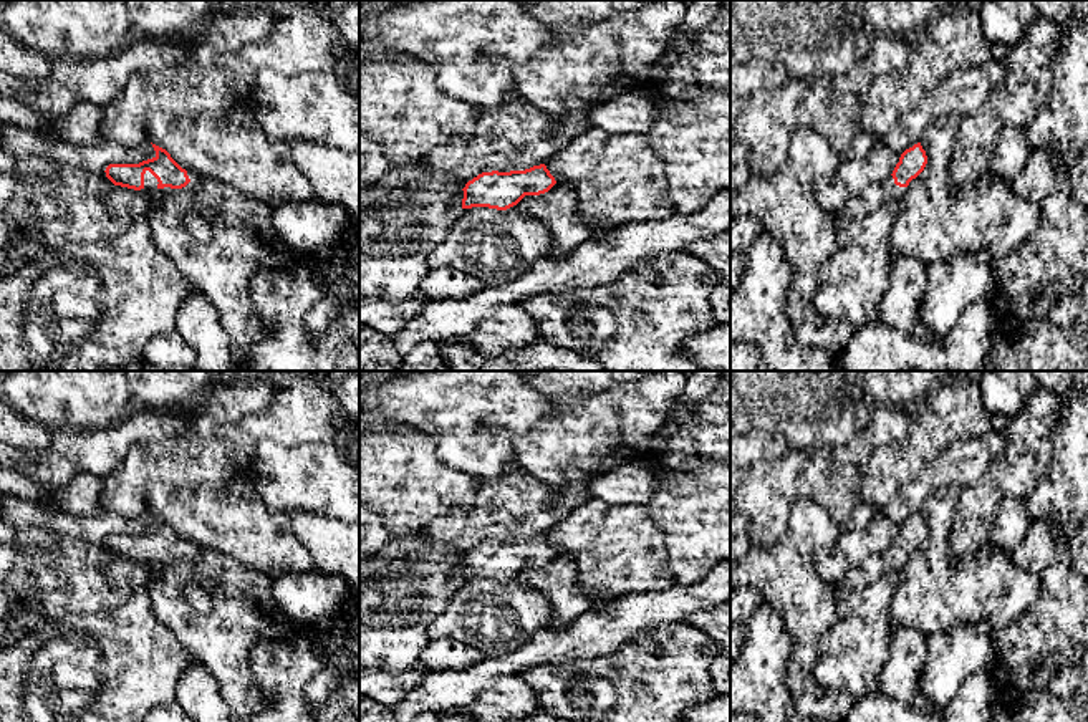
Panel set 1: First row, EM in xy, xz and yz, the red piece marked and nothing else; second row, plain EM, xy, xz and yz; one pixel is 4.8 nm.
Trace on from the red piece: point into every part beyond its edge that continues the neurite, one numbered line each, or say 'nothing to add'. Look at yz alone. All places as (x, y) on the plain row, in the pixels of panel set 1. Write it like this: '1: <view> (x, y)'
1: yz (883, 563)

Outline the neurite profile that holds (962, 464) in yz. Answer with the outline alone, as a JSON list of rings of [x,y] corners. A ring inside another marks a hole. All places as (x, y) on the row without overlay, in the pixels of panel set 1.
[[[1005,431],[959,440],[936,455],[911,482],[901,485],[884,513],[899,527],[921,512],[922,502],[939,487],[969,489],[979,482],[989,465],[1004,455]]]

